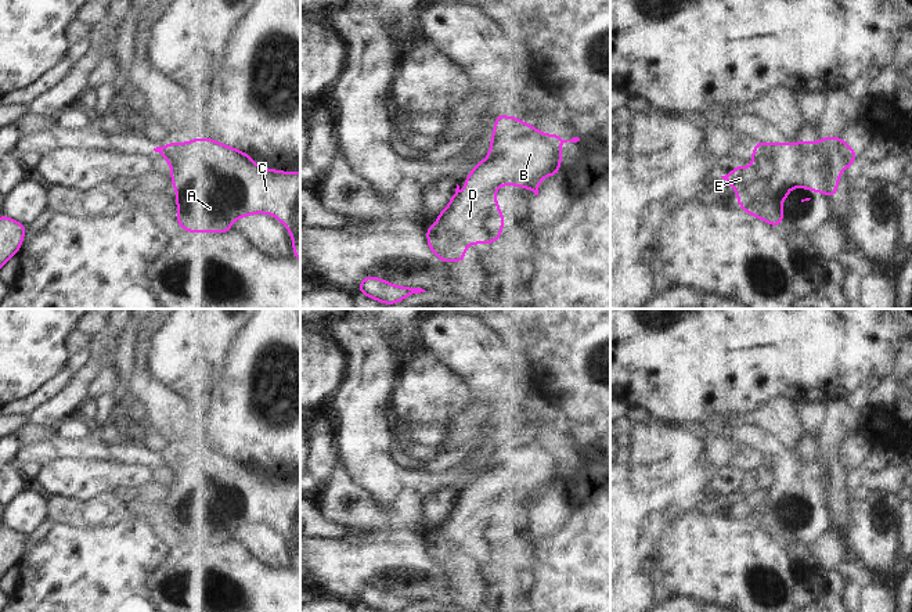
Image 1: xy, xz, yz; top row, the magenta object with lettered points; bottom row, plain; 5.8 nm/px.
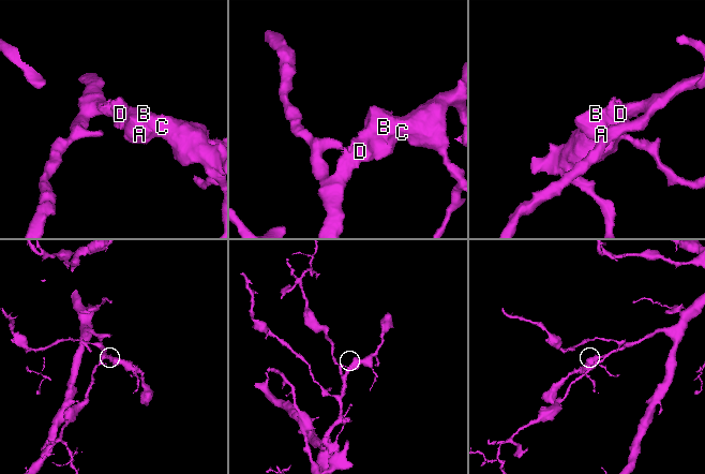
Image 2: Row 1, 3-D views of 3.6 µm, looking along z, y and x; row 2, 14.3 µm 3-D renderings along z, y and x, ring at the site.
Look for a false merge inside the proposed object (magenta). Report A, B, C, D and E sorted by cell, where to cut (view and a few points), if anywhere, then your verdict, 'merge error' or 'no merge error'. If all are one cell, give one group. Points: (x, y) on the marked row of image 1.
A B C D E; no cut; no merge error

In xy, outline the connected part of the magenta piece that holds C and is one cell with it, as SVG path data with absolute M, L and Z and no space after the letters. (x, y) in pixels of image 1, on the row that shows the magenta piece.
M195 138L185 144L170 143L154 148L172 168L176 204L180 208L176 220L190 233L227 233L237 219L250 213L270 213L289 231L293 256L300 260L300 172L260 169L246 152L220 144L213 138Z

